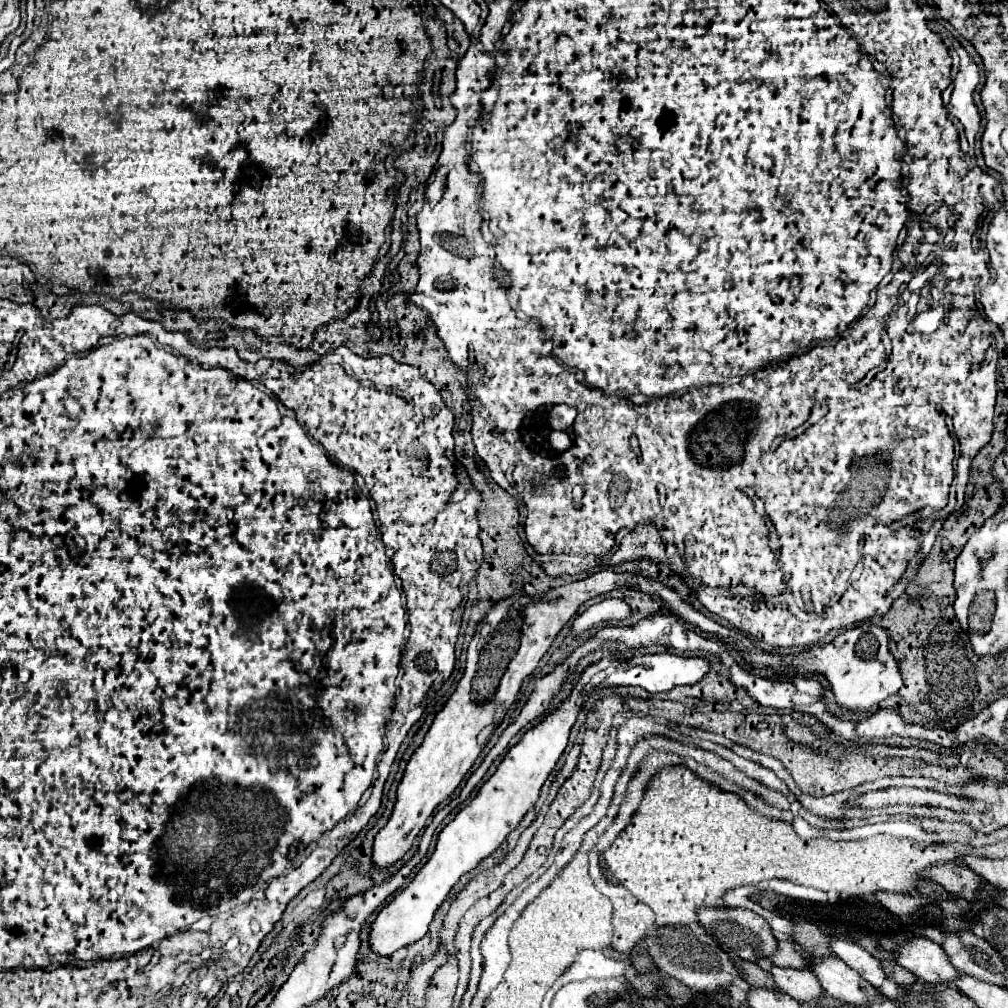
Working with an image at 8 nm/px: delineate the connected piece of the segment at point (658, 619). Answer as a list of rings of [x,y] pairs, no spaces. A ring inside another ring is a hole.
[[[671,614],[650,616],[632,626],[604,627],[596,635],[588,639],[583,645],[579,646],[573,653],[588,653],[592,650],[596,650],[602,646],[603,640],[619,640],[620,643],[625,644],[627,647],[634,648],[638,646],[638,642],[636,644],[634,638],[639,638],[639,647],[649,647],[653,643],[663,643],[663,645],[669,644],[673,650],[679,650],[679,652],[709,652],[709,654],[715,654],[715,656],[719,658],[719,662],[721,662],[725,668],[729,668],[731,682],[733,682],[737,688],[743,688],[745,692],[751,690],[751,686],[753,686],[753,682],[751,681],[767,680],[759,675],[749,674],[749,672],[743,670],[741,666],[737,666],[736,661],[731,658],[728,651],[725,650],[723,642],[703,638],[693,626],[685,624],[683,620],[677,620],[677,618]]]

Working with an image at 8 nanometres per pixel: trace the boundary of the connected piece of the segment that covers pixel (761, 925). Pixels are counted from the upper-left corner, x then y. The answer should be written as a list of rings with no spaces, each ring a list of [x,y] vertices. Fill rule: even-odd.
[[[703,908],[699,910],[699,922],[707,930],[707,934],[729,954],[733,964],[737,960],[753,962],[757,966],[759,958],[769,958],[777,950],[777,938],[767,924],[765,918],[759,914],[745,910],[745,908]]]

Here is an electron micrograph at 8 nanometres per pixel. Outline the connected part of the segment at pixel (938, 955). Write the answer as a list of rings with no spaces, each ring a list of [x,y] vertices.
[[[913,938],[903,944],[897,962],[929,984],[947,986],[957,978],[957,970],[951,966],[945,950],[929,938]]]

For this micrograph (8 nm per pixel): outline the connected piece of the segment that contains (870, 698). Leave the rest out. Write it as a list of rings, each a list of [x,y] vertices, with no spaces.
[[[863,624],[839,634],[831,644],[823,648],[813,648],[797,656],[799,664],[809,672],[819,672],[829,682],[835,702],[839,708],[855,710],[855,712],[869,712],[873,706],[889,698],[901,688],[901,674],[897,662],[889,654],[887,648],[887,634],[879,630],[879,626]]]

